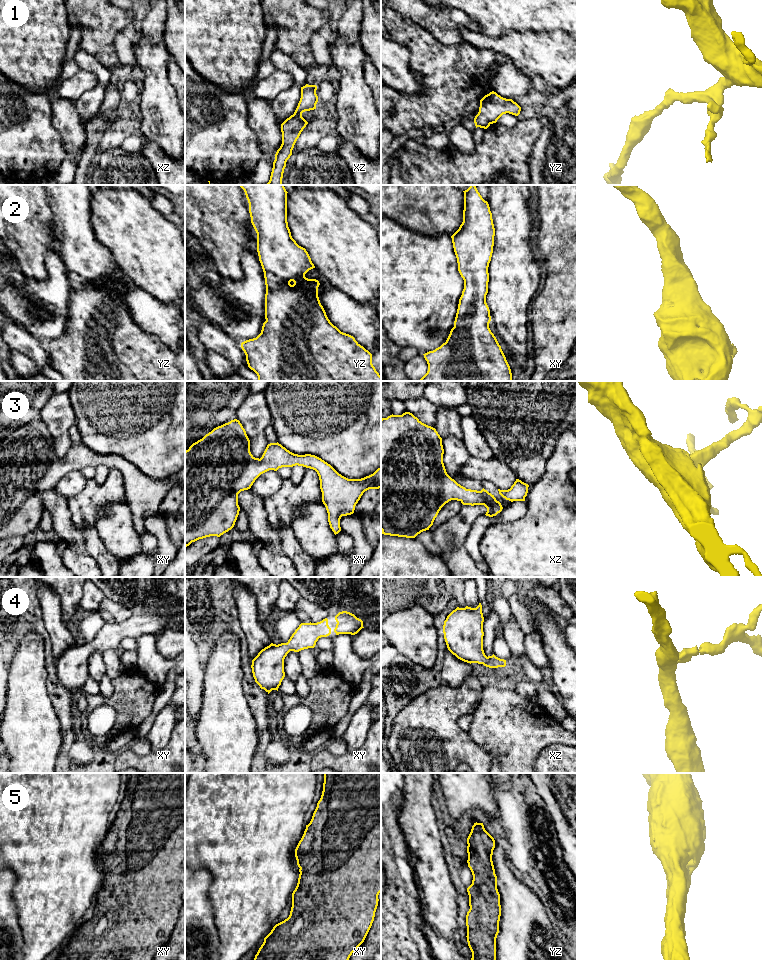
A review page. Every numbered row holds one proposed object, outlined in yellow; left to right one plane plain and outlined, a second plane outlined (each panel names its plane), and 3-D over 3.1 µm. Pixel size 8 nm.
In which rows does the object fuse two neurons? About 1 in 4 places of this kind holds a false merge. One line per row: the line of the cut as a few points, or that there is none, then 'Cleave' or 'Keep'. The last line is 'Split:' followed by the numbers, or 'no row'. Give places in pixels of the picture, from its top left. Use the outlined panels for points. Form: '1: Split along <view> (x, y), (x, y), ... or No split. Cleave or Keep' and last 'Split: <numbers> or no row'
1: No split. Keep
2: No split. Keep
3: No split. Keep
4: No split. Keep
5: No split. Keep
Split: no row

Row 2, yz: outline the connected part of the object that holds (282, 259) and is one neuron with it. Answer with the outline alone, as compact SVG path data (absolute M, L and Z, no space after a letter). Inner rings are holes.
M240 185L240 187L244 190L246 198L248 200L251 223L257 233L257 252L264 272L266 285L266 321L263 323L261 333L256 338L249 339L241 343L241 348L246 355L248 367L257 374L258 381L381 381L381 376L372 364L372 354L363 346L361 346L353 336L341 332L328 319L318 297L318 287L320 285L319 281L316 279L308 279L305 277L305 274L309 270L315 268L315 266L312 263L306 249L299 246L291 236L291 232L287 222L288 192L286 191L284 185Z

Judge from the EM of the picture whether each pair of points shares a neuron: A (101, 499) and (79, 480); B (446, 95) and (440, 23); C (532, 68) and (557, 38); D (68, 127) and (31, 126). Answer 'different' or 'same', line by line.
A: different
B: different
C: same
D: different

